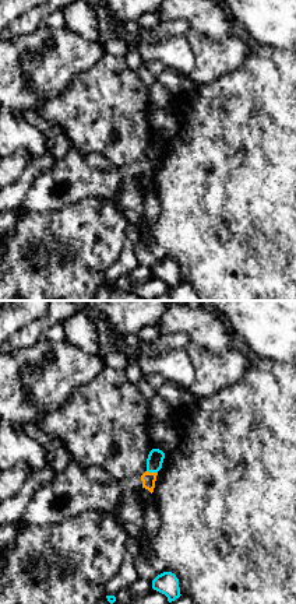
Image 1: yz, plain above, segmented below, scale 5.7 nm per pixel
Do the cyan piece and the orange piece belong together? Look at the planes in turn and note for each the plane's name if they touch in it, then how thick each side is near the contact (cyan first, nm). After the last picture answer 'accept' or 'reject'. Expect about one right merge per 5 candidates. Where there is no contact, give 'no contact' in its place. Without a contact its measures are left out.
yz | 100/80 nm

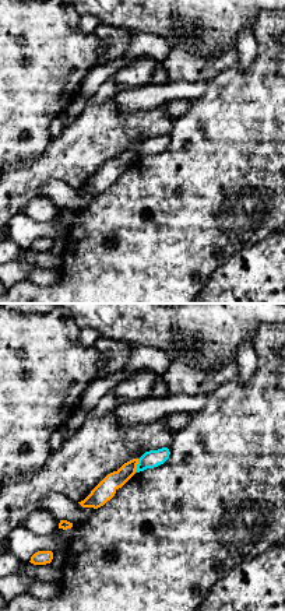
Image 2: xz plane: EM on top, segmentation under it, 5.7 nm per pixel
xz | 100/110 nm

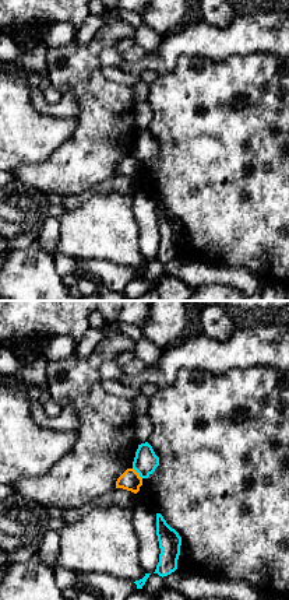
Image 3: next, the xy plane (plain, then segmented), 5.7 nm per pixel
xy | 140/120 nm

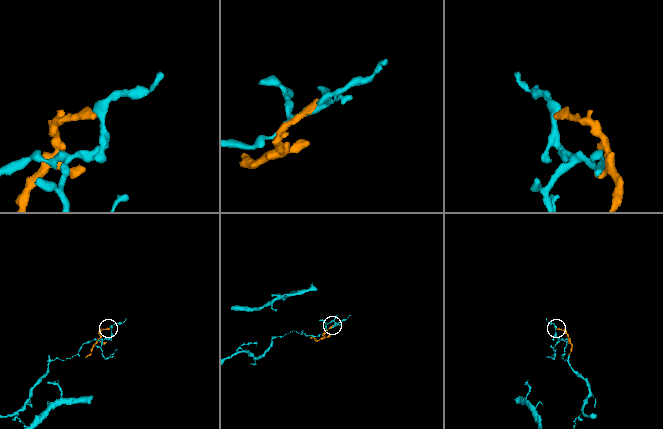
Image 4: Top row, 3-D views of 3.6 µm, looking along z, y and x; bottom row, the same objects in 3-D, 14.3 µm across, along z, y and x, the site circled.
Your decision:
reject

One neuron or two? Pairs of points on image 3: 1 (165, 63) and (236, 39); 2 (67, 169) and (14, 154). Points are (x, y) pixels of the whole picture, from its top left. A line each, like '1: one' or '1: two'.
1: one
2: two

